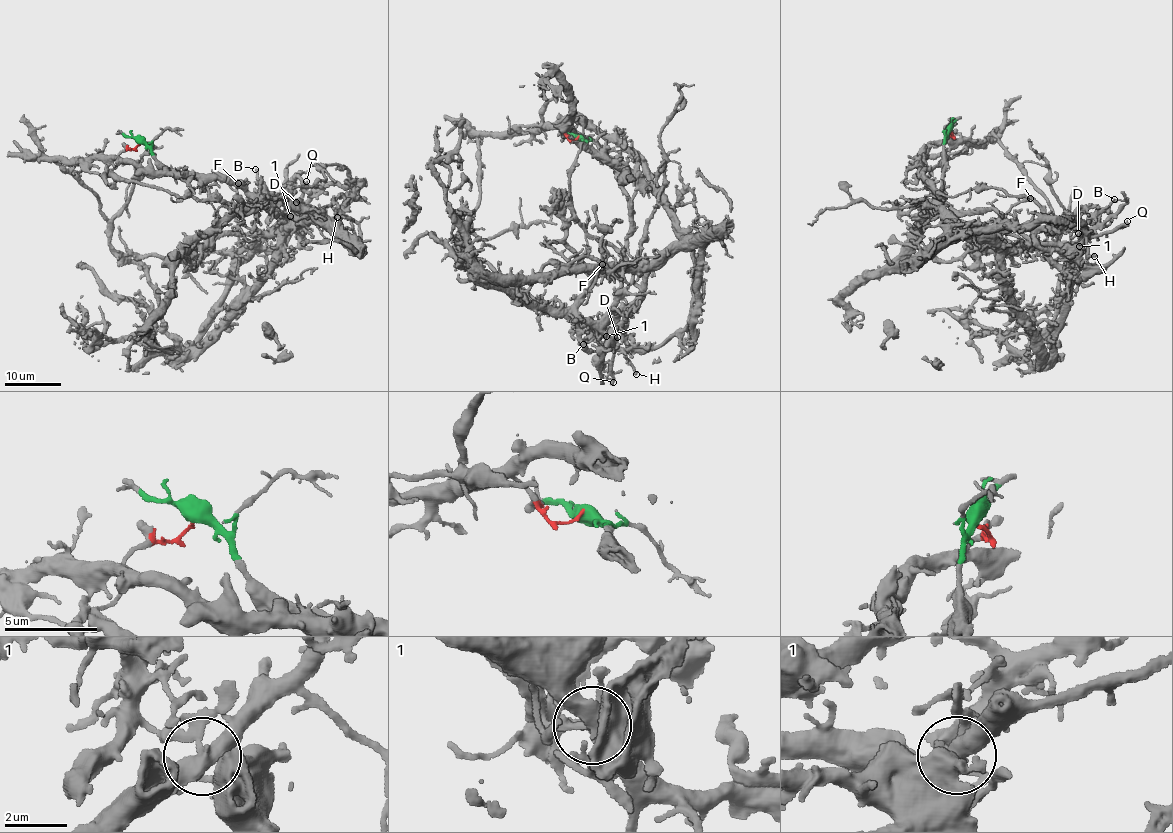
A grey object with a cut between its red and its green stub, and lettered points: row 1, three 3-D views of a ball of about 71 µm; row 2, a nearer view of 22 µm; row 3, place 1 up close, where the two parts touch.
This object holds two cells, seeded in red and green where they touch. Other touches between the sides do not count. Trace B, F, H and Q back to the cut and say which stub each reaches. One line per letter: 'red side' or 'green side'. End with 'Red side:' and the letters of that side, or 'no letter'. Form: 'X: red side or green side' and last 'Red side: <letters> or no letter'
B: red side
F: green side
H: green side
Q: green side
Red side: B

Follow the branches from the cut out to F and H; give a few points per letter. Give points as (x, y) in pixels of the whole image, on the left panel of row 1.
F: (139, 140), (153, 157), (194, 176), (224, 202), (241, 206), (257, 202), (256, 197), (239, 205), (238, 183)
H: (139, 140), (224, 202), (241, 206), (257, 197), (280, 216), (308, 205), (328, 219), (337, 216)

